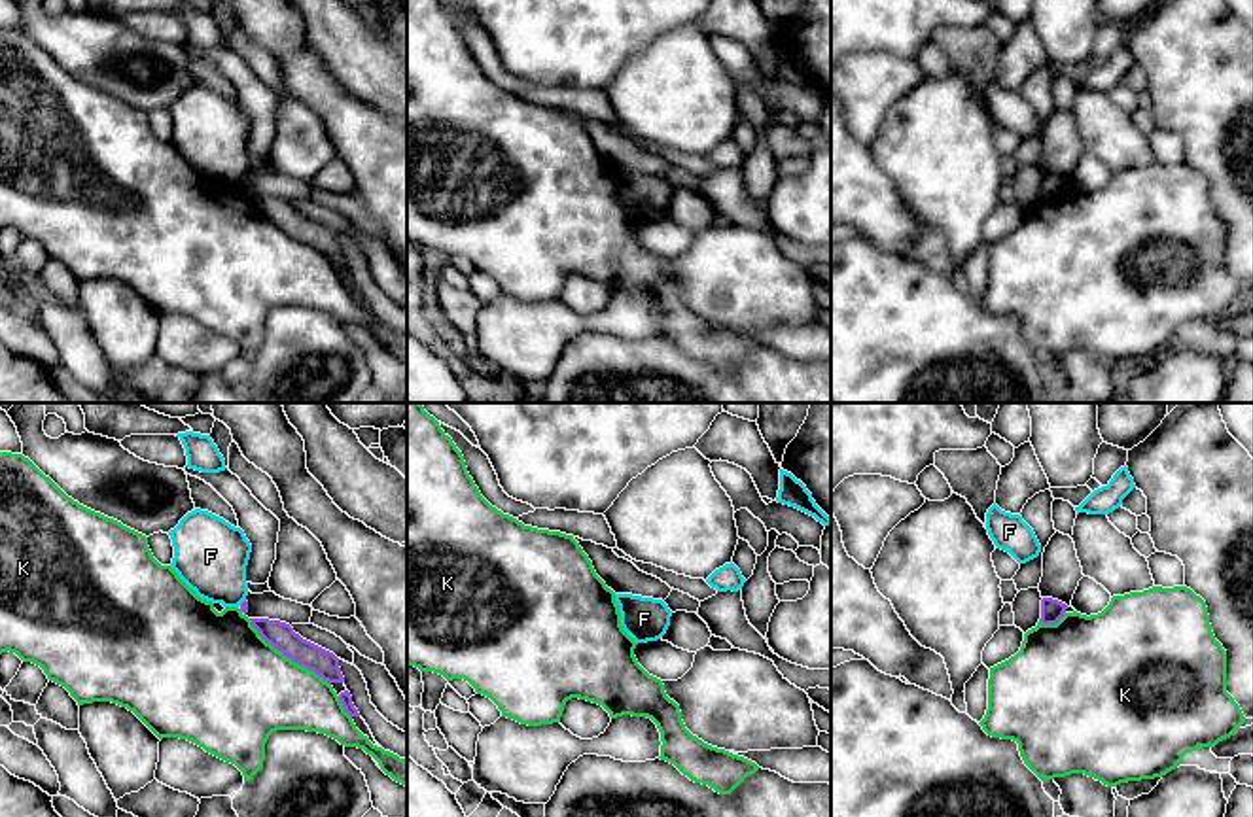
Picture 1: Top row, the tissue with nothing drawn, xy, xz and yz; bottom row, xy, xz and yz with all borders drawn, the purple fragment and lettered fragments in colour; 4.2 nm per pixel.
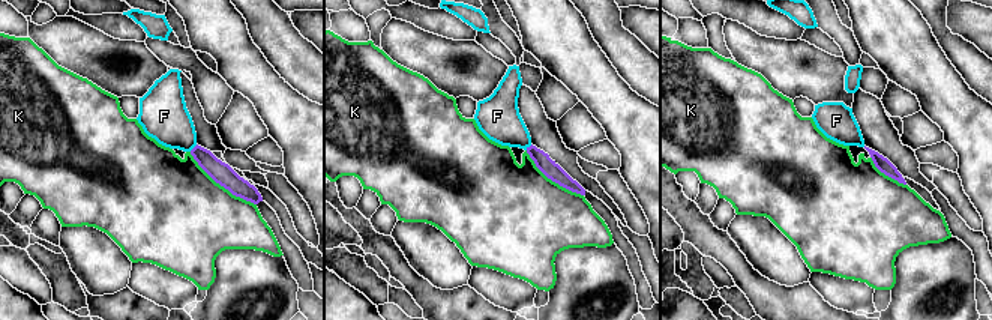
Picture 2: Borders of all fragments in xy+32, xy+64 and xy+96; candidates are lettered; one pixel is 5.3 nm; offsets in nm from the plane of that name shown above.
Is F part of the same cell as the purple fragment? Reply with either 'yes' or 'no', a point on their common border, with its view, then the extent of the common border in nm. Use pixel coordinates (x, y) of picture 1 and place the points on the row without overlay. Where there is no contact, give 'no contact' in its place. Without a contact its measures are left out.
no; meets purple in xy at (243, 178); contact 40 nm long

